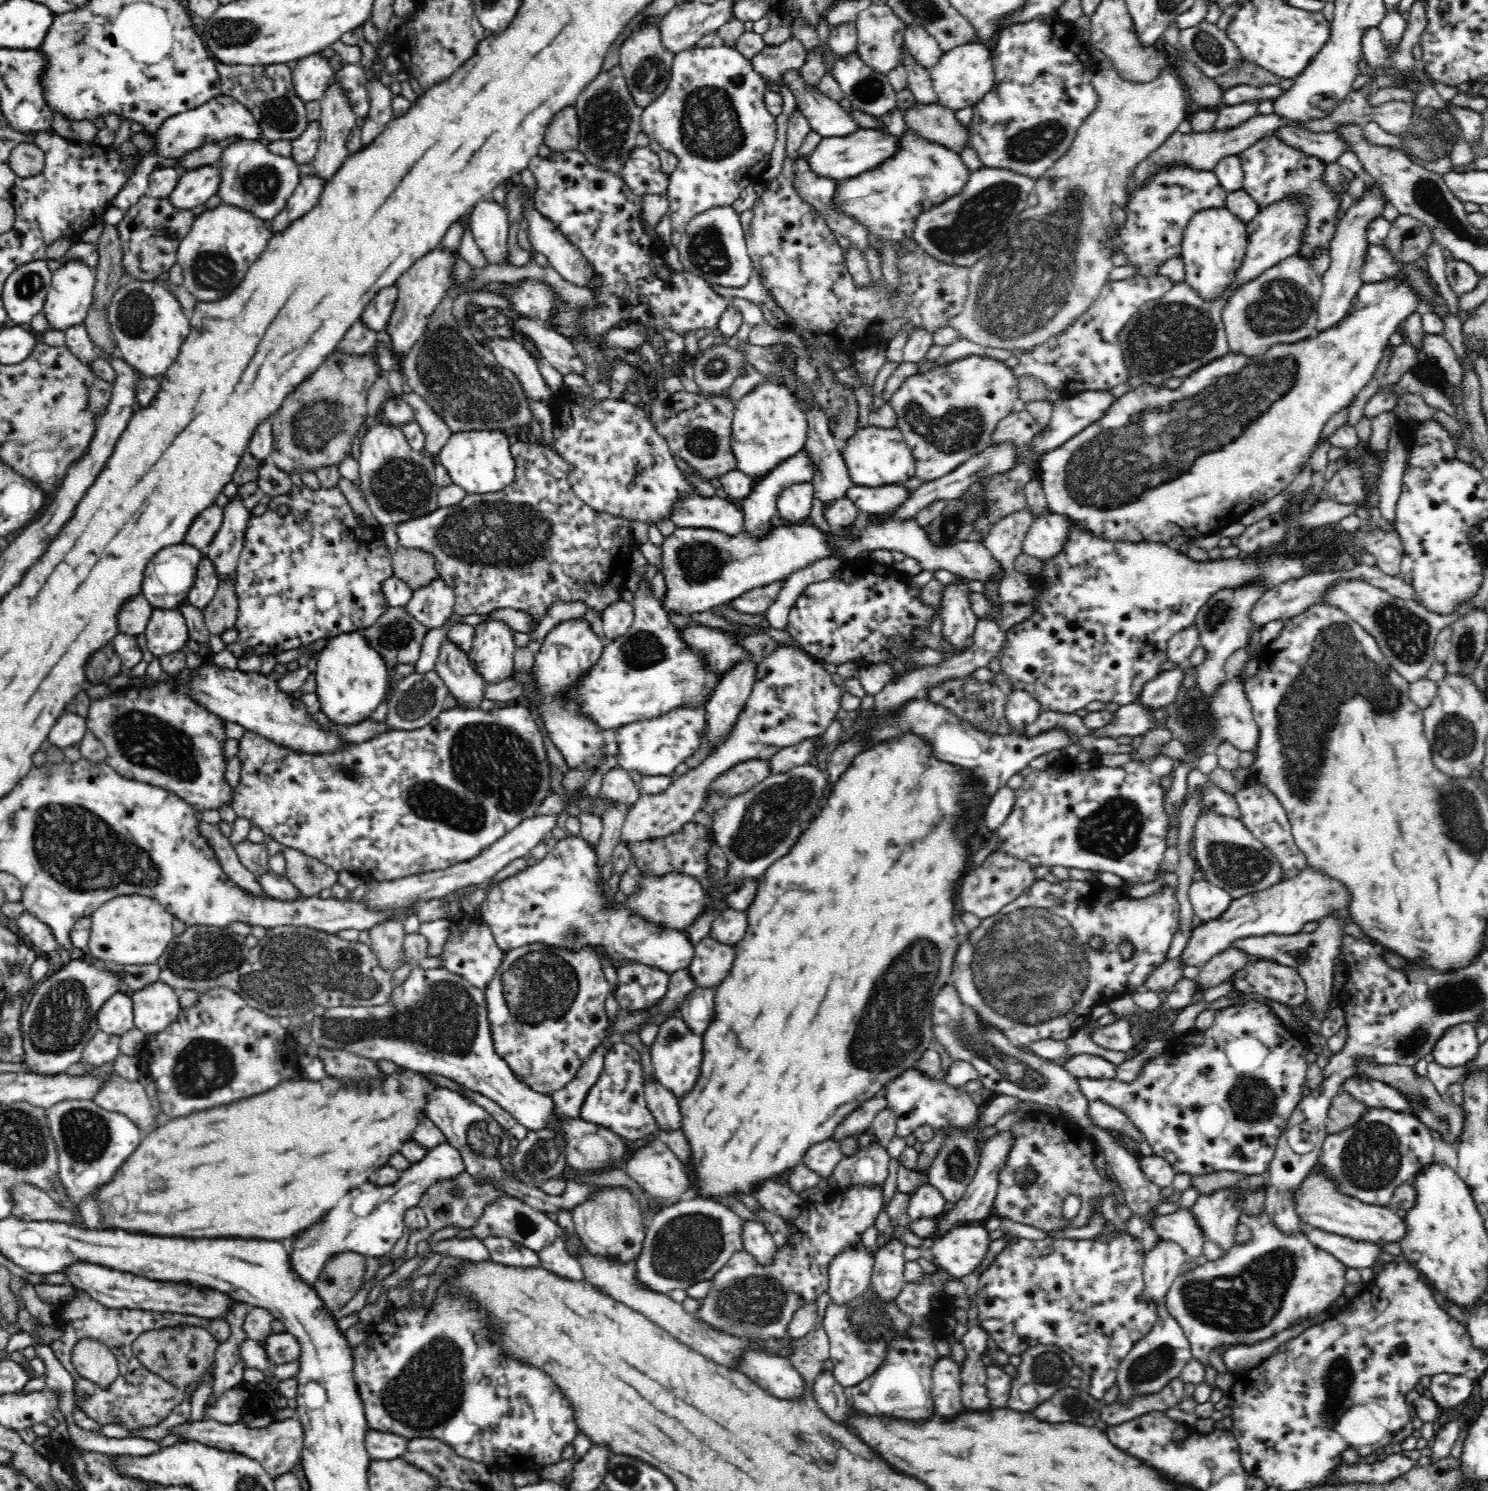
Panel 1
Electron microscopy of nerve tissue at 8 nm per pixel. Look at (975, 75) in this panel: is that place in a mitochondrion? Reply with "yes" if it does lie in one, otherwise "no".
no

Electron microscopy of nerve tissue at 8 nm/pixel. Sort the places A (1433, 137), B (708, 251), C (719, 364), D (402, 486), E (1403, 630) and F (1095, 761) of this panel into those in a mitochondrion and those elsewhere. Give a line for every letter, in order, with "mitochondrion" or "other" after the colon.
A: mitochondrion
B: mitochondrion
C: mitochondrion
D: mitochondrion
E: mitochondrion
F: other

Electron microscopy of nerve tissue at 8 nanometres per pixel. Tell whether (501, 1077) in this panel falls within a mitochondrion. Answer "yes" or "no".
no

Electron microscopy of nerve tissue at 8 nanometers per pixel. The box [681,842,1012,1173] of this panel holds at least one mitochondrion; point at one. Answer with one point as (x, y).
(909, 979)

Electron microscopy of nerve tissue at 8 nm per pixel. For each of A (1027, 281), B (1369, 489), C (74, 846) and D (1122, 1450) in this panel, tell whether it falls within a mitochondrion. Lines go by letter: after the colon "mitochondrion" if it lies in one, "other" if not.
A: mitochondrion
B: other
C: mitochondrion
D: other

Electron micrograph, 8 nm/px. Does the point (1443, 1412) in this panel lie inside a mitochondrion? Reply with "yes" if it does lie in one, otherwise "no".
no

